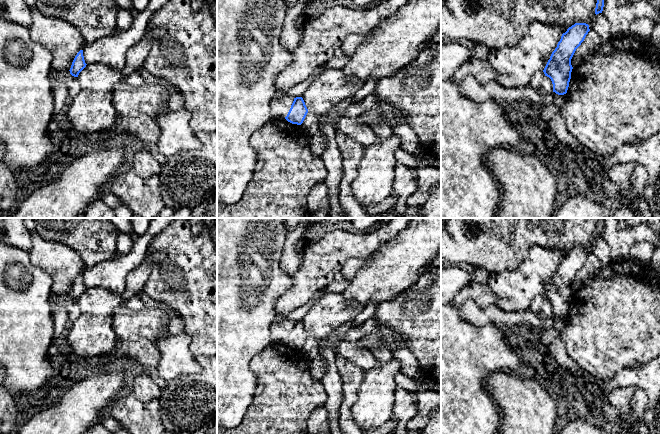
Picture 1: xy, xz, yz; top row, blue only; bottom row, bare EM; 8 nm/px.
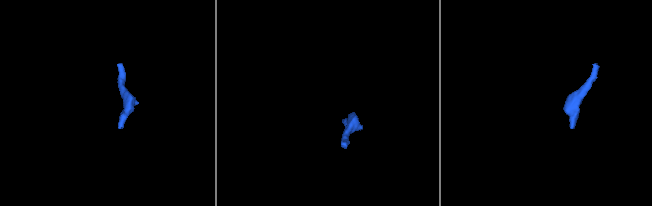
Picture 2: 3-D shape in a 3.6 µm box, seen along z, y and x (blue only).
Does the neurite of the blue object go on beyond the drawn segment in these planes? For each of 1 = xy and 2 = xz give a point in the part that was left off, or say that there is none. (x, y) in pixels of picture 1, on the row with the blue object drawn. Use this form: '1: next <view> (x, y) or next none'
1: next none
2: next none

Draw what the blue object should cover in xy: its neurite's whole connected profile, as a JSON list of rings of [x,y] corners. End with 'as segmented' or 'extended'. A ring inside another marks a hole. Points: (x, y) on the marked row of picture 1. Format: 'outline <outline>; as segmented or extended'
outline [[[80,50],[75,56],[71,68],[70,74],[74,77],[78,77],[79,73],[86,67],[86,63],[83,56],[83,50]]]; as segmented

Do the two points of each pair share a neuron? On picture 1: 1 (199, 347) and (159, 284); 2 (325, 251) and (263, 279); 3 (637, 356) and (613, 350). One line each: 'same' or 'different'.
1: same
2: different
3: same

